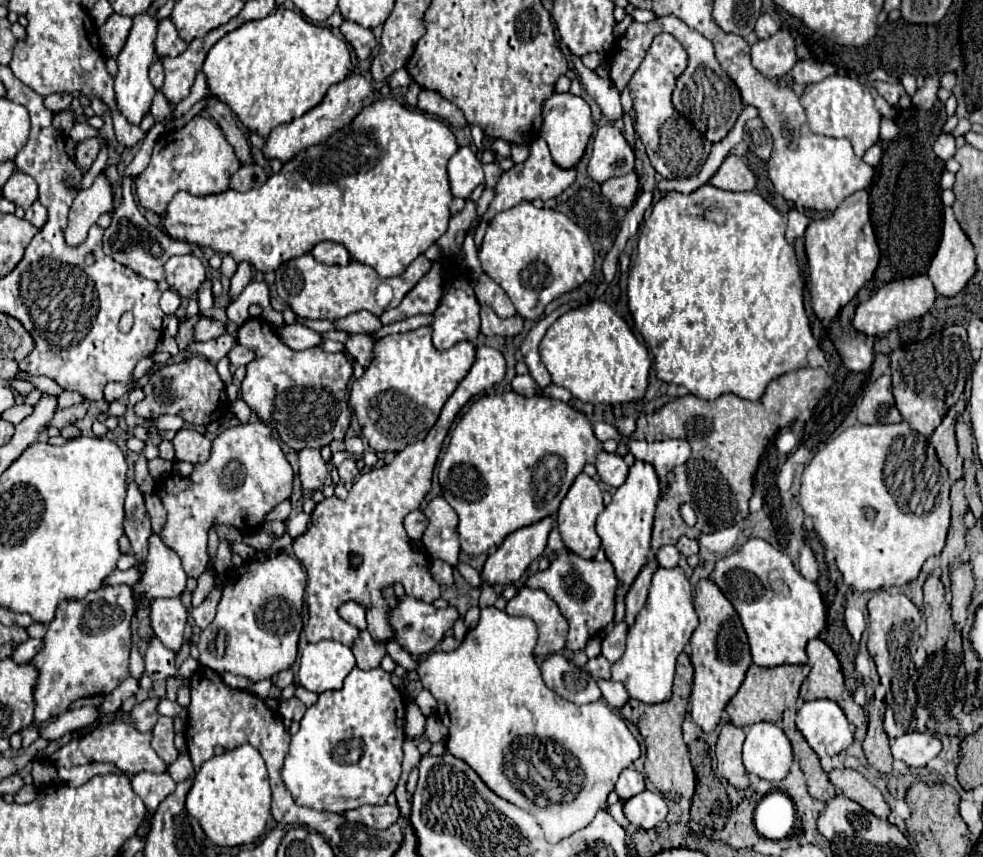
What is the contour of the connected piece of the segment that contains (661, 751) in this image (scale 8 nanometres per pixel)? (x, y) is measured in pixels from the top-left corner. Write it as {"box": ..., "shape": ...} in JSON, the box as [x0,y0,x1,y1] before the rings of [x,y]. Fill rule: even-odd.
{"box":[621,653,695,801],"shape":[[[681,653],[677,659],[677,673],[675,673],[675,685],[673,685],[673,697],[665,703],[659,705],[645,705],[641,701],[629,699],[621,707],[621,715],[635,723],[639,733],[645,739],[647,747],[647,757],[645,757],[645,775],[647,779],[667,797],[668,800],[678,801],[680,798],[691,800],[695,793],[695,773],[691,761],[689,761],[689,751],[683,741],[681,733],[681,723],[687,713],[687,703],[693,687],[693,665],[691,659]]]}

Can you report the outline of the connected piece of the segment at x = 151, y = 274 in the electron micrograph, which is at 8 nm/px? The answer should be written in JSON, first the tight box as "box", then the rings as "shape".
{"box":[103,179,191,281],"shape":[[[125,179],[123,185],[123,199],[121,205],[115,209],[113,213],[113,221],[111,225],[105,229],[103,233],[103,251],[115,259],[121,265],[131,267],[133,271],[137,271],[139,275],[153,279],[153,281],[163,281],[165,273],[163,273],[163,265],[167,263],[169,257],[173,255],[187,255],[191,253],[189,243],[171,239],[169,235],[165,235],[165,231],[161,231],[161,227],[151,225],[139,211],[139,207],[135,205],[133,193],[131,193],[131,179]]]}

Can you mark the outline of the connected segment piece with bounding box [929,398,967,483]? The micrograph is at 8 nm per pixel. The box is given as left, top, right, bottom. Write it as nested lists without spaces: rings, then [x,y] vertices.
[[[960,399],[945,415],[943,423],[935,429],[935,433],[931,435],[931,445],[937,451],[937,457],[941,461],[941,465],[949,471],[949,479],[951,483],[955,483],[957,479],[963,477],[963,459],[957,453],[957,443],[955,443],[955,421],[956,418],[963,413],[967,405],[965,399]]]

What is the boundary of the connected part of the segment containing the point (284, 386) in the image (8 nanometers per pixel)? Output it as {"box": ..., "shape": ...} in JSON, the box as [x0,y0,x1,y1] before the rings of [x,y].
{"box":[237,317,353,453],"shape":[[[249,317],[239,327],[237,343],[255,353],[241,381],[241,397],[259,419],[275,419],[275,429],[285,445],[299,453],[305,447],[321,449],[333,439],[345,437],[351,421],[347,385],[353,367],[343,353],[327,353],[319,347],[293,351],[281,343],[277,329],[261,317]]]}

